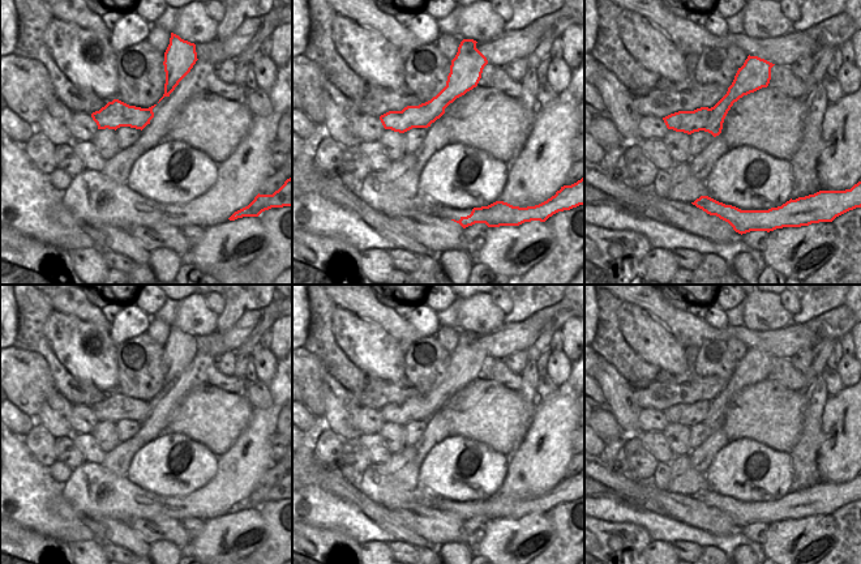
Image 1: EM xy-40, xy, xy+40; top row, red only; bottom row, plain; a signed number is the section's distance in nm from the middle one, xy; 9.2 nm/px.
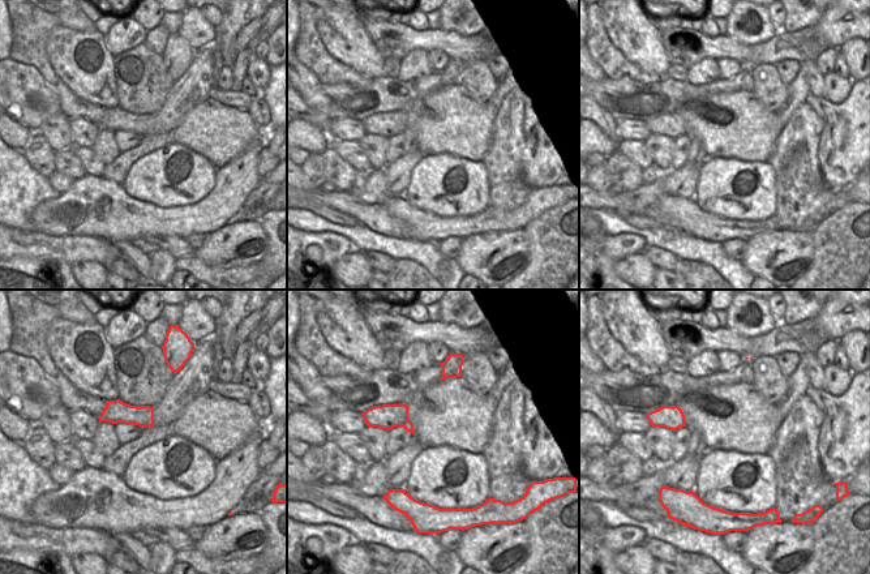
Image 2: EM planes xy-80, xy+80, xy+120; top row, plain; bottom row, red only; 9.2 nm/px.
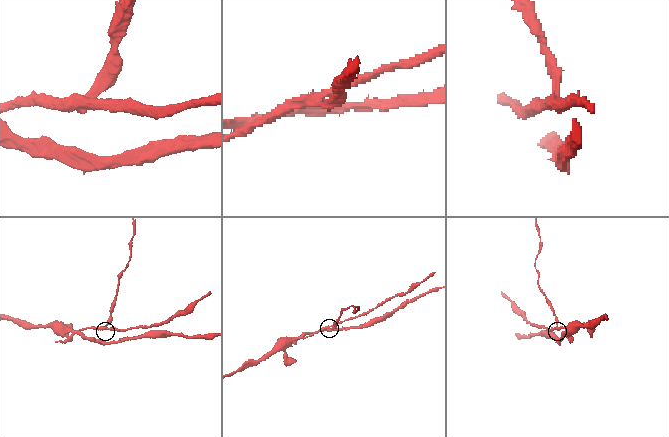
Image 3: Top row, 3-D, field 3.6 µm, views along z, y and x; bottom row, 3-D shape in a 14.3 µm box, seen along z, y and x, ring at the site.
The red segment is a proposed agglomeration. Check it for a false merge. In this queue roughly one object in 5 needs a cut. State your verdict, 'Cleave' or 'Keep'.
Cleave.

